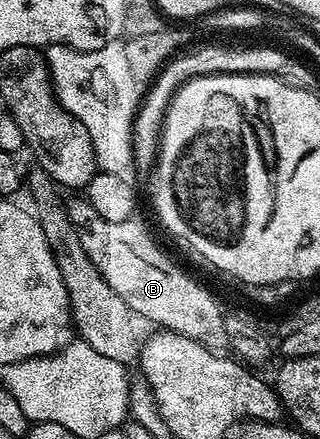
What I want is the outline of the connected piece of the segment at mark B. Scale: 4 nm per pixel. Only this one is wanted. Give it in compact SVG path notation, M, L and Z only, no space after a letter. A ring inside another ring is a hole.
M88 199L68 201L68 214L75 230L78 231L79 241L83 244L83 250L90 258L99 274L106 280L107 285L115 290L123 298L123 302L131 310L138 311L145 318L160 326L166 332L174 332L183 338L191 338L207 350L221 354L228 349L227 334L224 333L226 313L221 313L217 300L197 280L192 280L159 245L153 241L153 236L141 224L136 224L136 219L130 218L123 222L107 222L95 210L95 206L89 204Z

